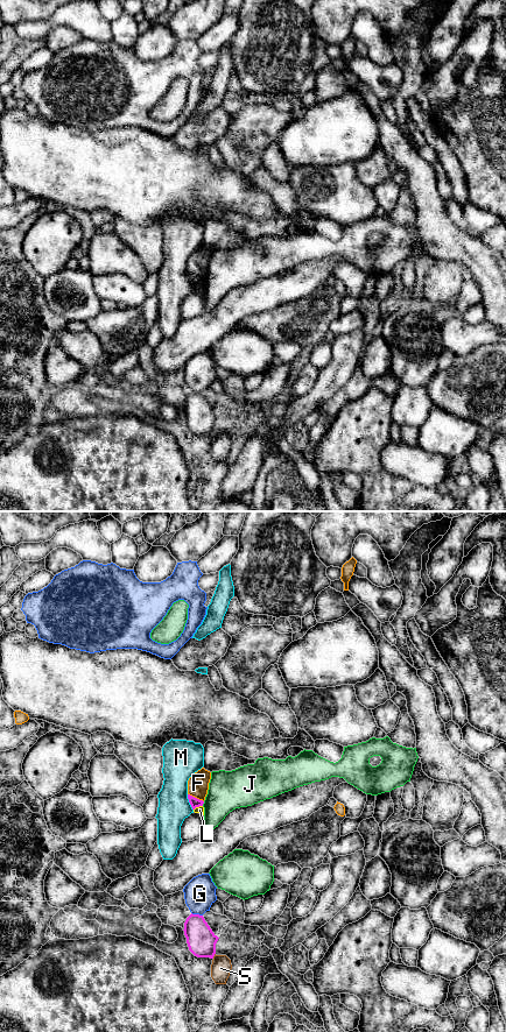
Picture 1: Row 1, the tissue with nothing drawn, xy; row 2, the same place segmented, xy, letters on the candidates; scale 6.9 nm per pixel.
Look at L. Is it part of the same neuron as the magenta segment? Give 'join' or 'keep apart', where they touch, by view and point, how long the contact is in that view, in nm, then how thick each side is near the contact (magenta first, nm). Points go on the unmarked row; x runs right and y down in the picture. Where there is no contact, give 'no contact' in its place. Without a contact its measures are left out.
keep apart; contact xy (197, 284); length 70 nm; calibres 70 and 50 nm

